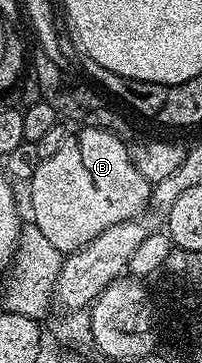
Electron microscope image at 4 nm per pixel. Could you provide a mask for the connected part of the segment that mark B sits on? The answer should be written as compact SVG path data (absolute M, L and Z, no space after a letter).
M82 126L78 135L66 134L63 145L52 157L40 160L34 175L28 179L29 207L33 210L31 222L63 253L77 251L83 245L95 241L111 225L119 225L128 219L136 219L149 205L151 184L135 169L133 157L126 140L99 128Z

